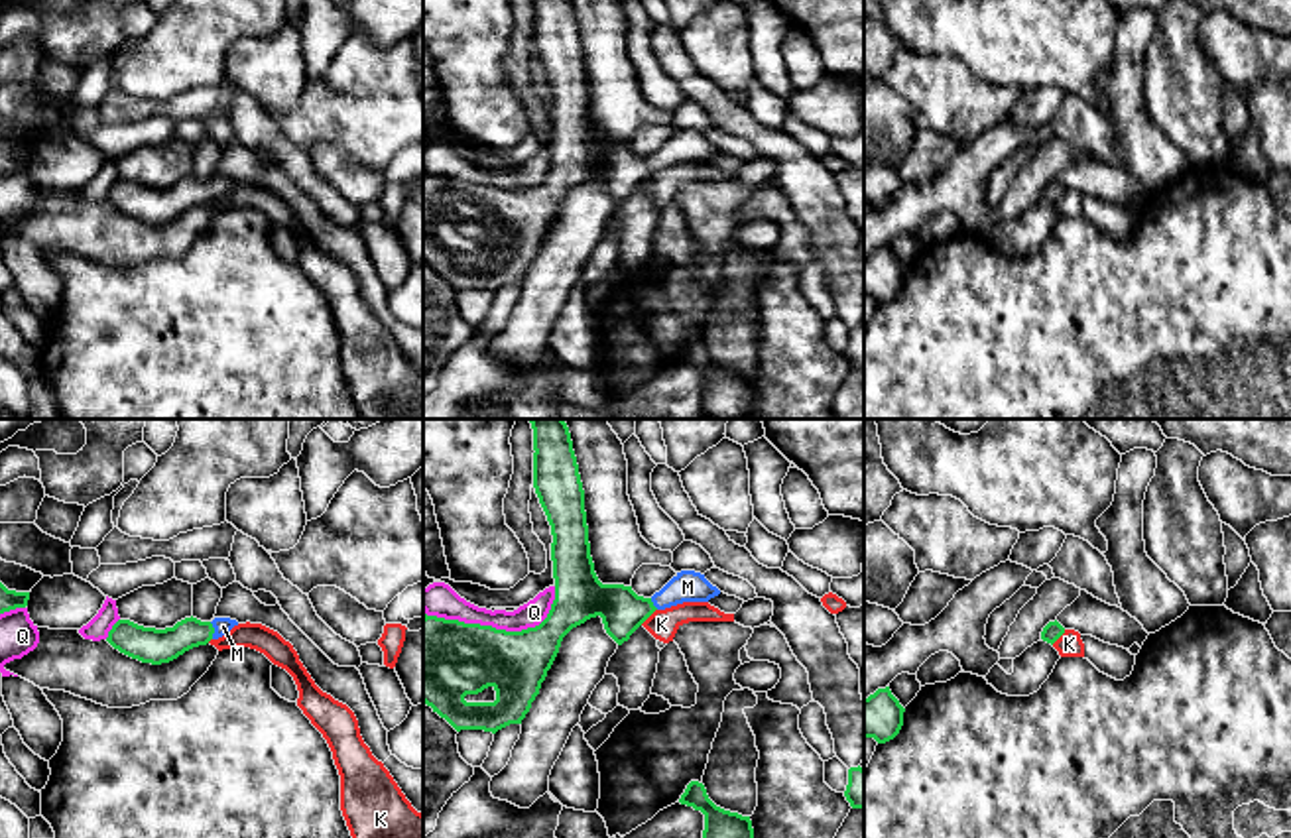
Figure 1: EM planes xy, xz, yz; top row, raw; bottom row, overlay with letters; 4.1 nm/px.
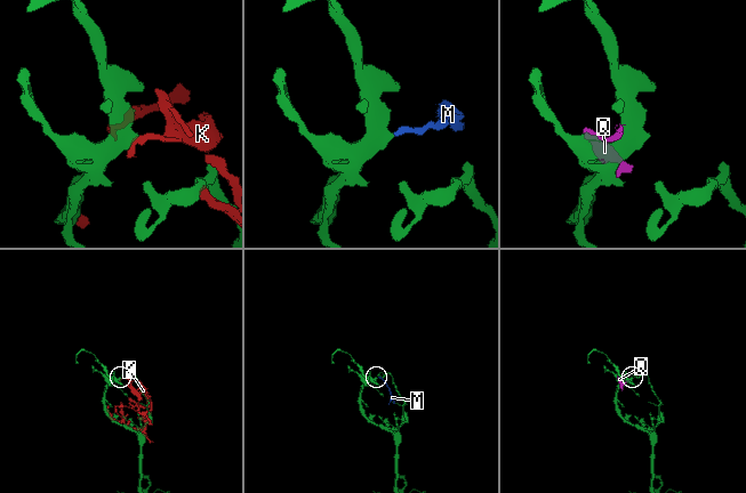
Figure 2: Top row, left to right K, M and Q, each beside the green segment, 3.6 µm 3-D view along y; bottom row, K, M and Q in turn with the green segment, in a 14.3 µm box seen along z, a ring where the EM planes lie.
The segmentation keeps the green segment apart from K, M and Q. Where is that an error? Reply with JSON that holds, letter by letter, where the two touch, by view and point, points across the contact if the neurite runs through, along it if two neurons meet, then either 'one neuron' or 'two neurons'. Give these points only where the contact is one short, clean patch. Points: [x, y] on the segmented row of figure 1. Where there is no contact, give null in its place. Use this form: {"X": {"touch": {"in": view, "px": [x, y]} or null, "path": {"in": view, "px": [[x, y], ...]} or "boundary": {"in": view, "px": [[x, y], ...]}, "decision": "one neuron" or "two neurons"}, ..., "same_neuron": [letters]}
{"K": {"touch": {"in": "xz", "px": [648, 616]}, "decision": "two neurons"}, "M": {"touch": {"in": "xy", "px": [213, 630]}, "path": {"in": "xy", "px": [[154, 646], [213, 630], [223, 626]]}, "decision": "one neuron"}, "Q": {"touch": {"in": "xz", "px": [500, 630]}, "decision": "two neurons"}, "same_neuron": ["M"]}

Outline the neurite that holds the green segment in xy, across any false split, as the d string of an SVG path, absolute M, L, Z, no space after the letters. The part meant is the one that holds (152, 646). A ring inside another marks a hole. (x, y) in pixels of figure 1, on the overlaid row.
M191 616L177 622L173 628L155 629L130 620L118 620L108 631L106 641L132 659L161 665L193 647L207 645L211 639L226 635L234 626L238 626L238 622L230 618L201 622Z

